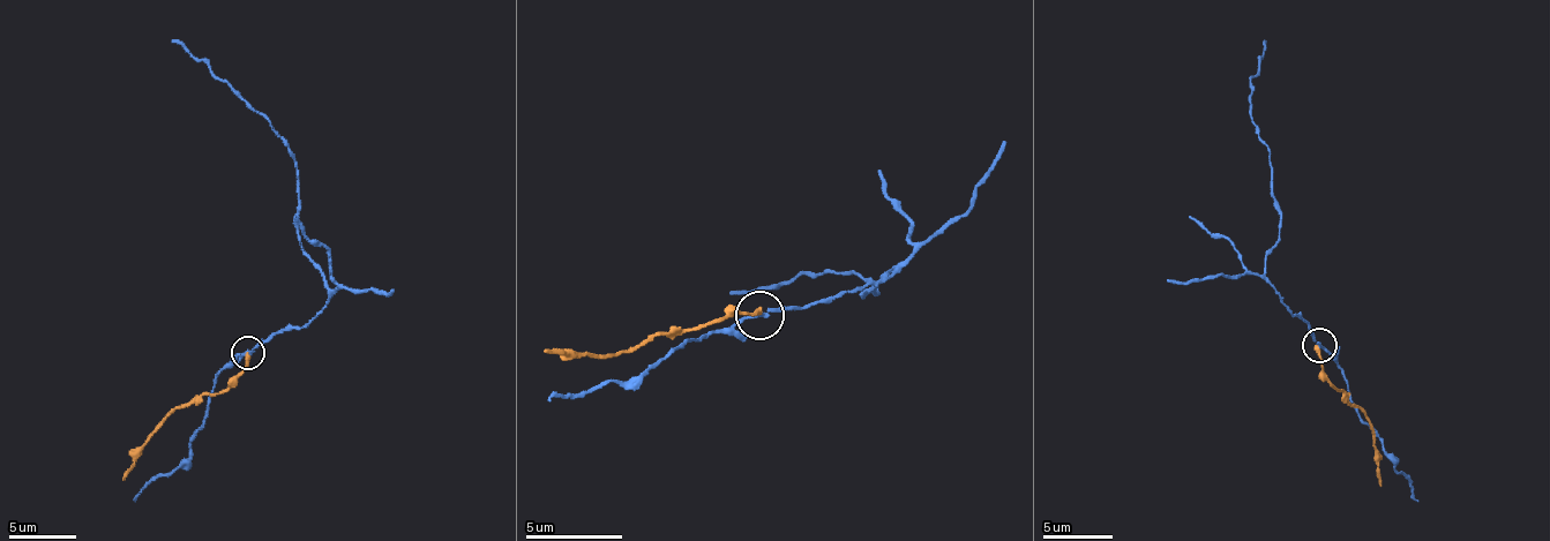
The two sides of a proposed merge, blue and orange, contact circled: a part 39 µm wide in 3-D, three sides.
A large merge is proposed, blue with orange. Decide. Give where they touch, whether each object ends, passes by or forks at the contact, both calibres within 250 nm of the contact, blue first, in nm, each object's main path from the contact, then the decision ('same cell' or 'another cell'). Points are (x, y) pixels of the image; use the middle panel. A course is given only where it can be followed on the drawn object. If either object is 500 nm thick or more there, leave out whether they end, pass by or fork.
place (759, 315); blue passes by; orange ends; calibres 200 and 240 nm; course blue (758, 314), (854, 292), (897, 268), (863, 292), (881, 294), (858, 272), (805, 273), (728, 291); course orange (758, 314), (648, 335), (615, 355), (546, 350); another cell

